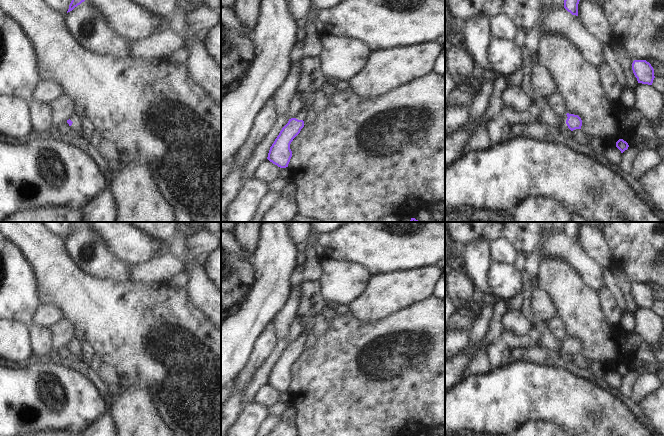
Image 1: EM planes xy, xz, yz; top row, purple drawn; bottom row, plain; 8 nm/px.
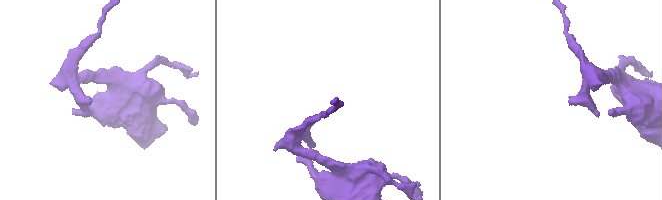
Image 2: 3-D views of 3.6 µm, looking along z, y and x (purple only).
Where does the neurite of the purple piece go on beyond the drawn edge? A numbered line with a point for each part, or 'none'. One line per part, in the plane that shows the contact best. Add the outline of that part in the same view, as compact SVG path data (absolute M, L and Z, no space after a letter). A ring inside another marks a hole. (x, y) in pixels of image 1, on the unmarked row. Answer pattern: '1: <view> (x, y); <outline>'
1: yz (563, 352); M564 339L562 342L560 342L560 351L557 352L560 357L565 359L569 359L569 357L571 356L571 354L568 352L566 348L567 342L568 342L567 339Z

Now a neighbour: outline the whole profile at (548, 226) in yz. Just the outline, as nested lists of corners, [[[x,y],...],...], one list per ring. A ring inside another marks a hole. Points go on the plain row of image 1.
[[[544,222],[544,229],[550,233],[552,231],[564,231],[565,222]]]

